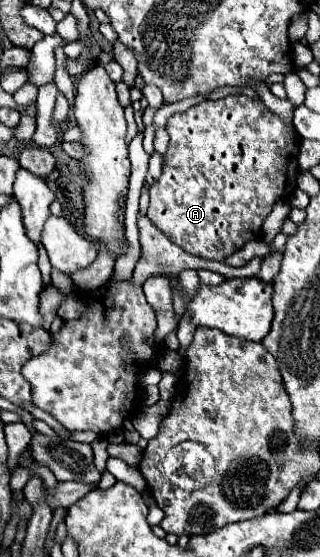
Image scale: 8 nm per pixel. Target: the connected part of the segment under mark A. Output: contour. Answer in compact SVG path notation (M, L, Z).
M228 95L224 99L216 99L216 101L202 101L194 107L190 107L184 113L176 113L168 119L166 123L166 131L170 133L170 145L168 151L164 153L164 167L162 167L162 175L160 179L150 185L150 207L148 207L148 217L150 221L162 229L162 233L178 243L184 251L190 251L192 255L198 257L206 257L206 259L214 259L214 261L222 261L224 257L240 251L248 241L252 239L260 239L262 235L262 221L264 217L270 213L274 201L278 199L288 199L292 195L292 191L296 189L296 175L298 175L298 149L300 149L300 135L282 123L282 119L274 113L270 113L260 101L248 99L244 95Z

